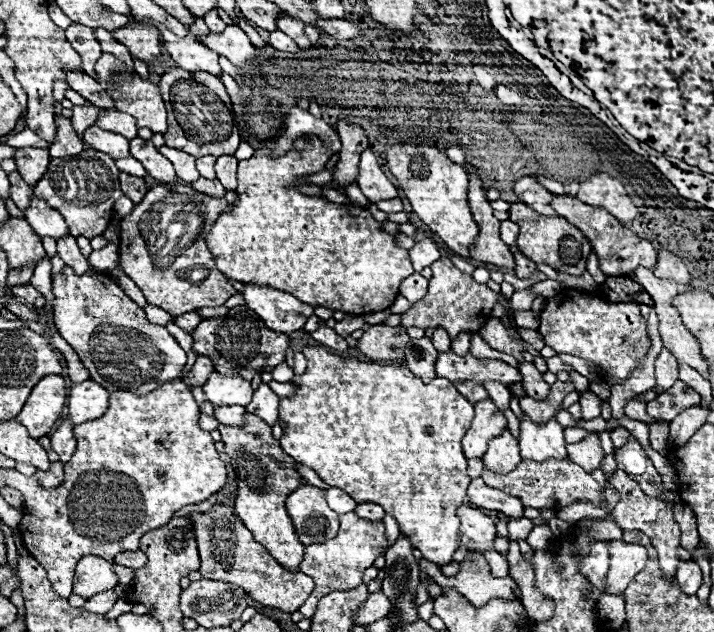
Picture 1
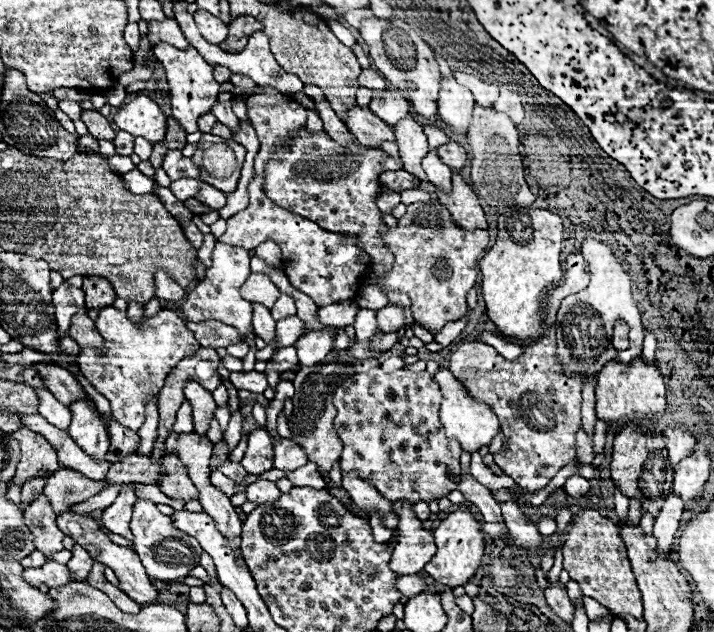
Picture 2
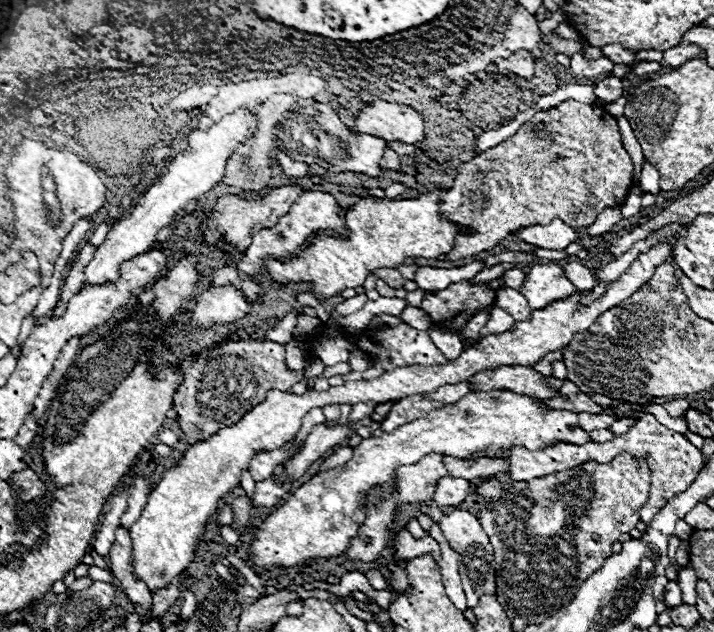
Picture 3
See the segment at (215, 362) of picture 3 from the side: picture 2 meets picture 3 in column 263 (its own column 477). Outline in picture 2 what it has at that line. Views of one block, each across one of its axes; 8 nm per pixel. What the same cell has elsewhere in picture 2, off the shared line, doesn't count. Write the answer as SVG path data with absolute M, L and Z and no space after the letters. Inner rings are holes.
M580 252L568 256L566 272L560 284L546 296L546 332L542 340L526 344L524 354L510 362L481 341L466 342L450 354L450 372L464 384L468 394L482 404L488 404L500 418L500 428L506 438L504 448L494 456L494 462L520 488L530 492L546 486L558 470L576 458L576 432L580 430L580 388L582 378L566 378L556 364L554 324L560 300L588 286L586 262ZM508 374L508 384L506 384ZM530 388L530 390L528 390Z

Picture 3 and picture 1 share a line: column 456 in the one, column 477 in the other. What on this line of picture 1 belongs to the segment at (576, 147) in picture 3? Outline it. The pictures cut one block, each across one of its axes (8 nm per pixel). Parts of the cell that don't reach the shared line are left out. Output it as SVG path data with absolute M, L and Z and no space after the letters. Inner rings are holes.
M470 174L468 180L470 180L470 184L468 184L468 206L472 208L472 216L480 228L480 234L476 236L476 240L470 248L470 256L480 260L480 262L506 266L506 268L514 270L516 268L514 256L510 252L510 246L506 246L500 240L500 234L498 234L500 220L496 220L492 214L492 208L490 208L490 202L486 198L486 190L482 188L480 176Z

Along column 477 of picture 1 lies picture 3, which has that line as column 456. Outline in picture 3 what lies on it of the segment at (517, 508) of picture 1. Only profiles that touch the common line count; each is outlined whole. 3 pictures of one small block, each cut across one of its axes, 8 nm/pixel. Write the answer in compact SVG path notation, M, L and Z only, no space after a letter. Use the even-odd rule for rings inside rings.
M444 476L436 484L436 490L434 490L434 498L432 500L438 506L458 506L468 496L468 488L470 488L470 482L468 480Z

